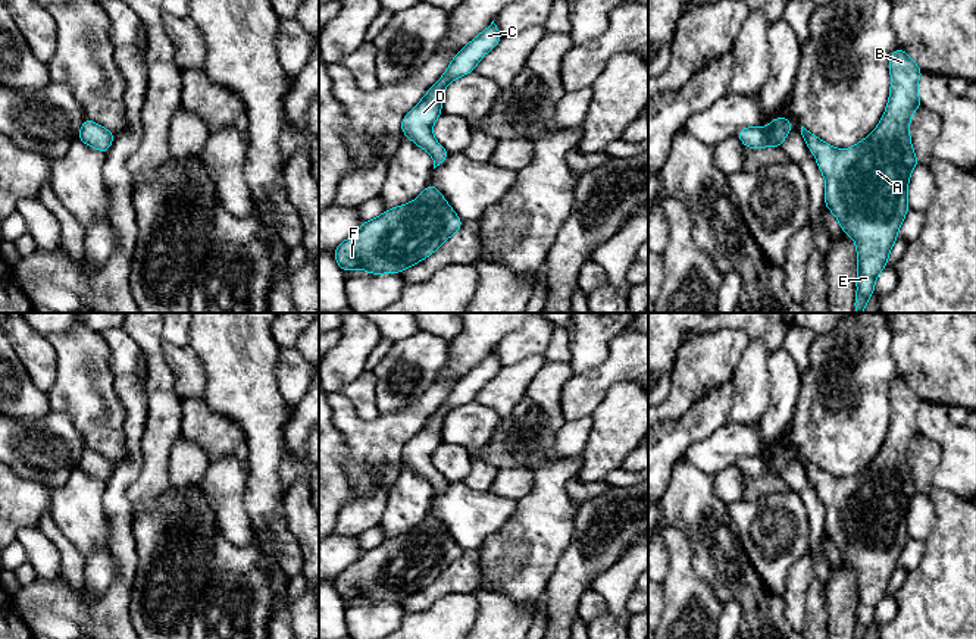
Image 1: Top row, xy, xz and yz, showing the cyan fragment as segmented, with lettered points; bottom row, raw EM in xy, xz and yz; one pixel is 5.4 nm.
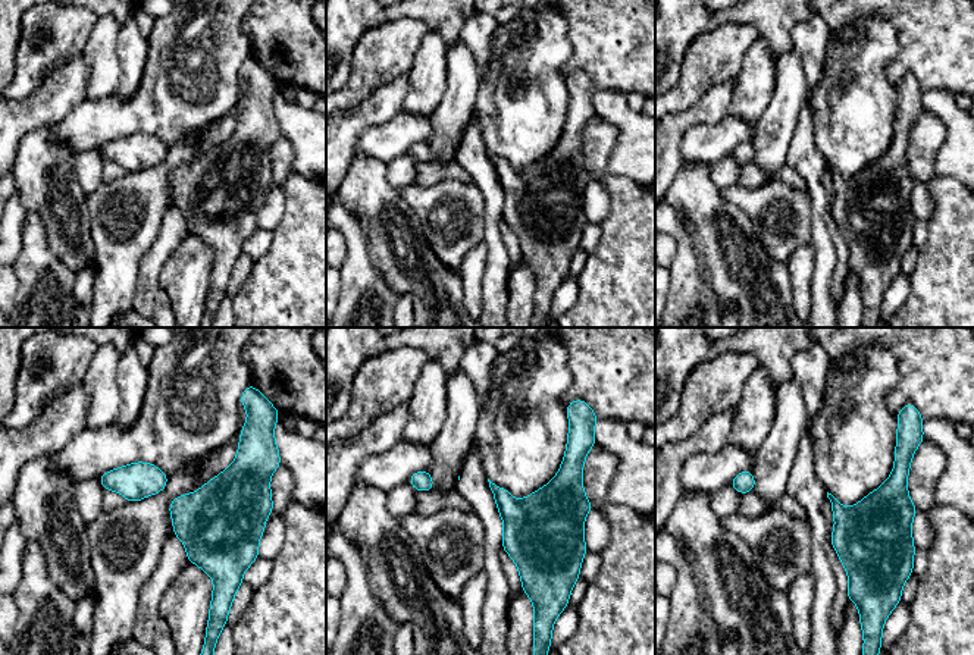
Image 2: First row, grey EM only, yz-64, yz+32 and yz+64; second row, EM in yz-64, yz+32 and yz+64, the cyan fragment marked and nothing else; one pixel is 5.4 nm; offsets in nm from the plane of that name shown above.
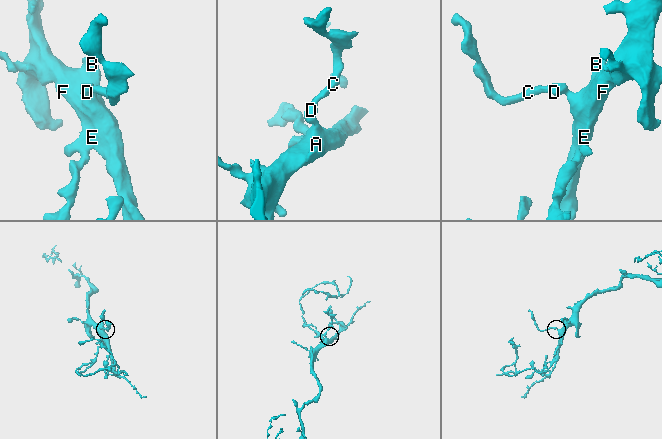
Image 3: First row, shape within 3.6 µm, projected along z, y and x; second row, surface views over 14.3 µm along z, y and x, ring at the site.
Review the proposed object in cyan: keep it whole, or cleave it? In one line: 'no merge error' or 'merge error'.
no merge error

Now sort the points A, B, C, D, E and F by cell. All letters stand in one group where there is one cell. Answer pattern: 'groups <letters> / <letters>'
groups A B C D E F

